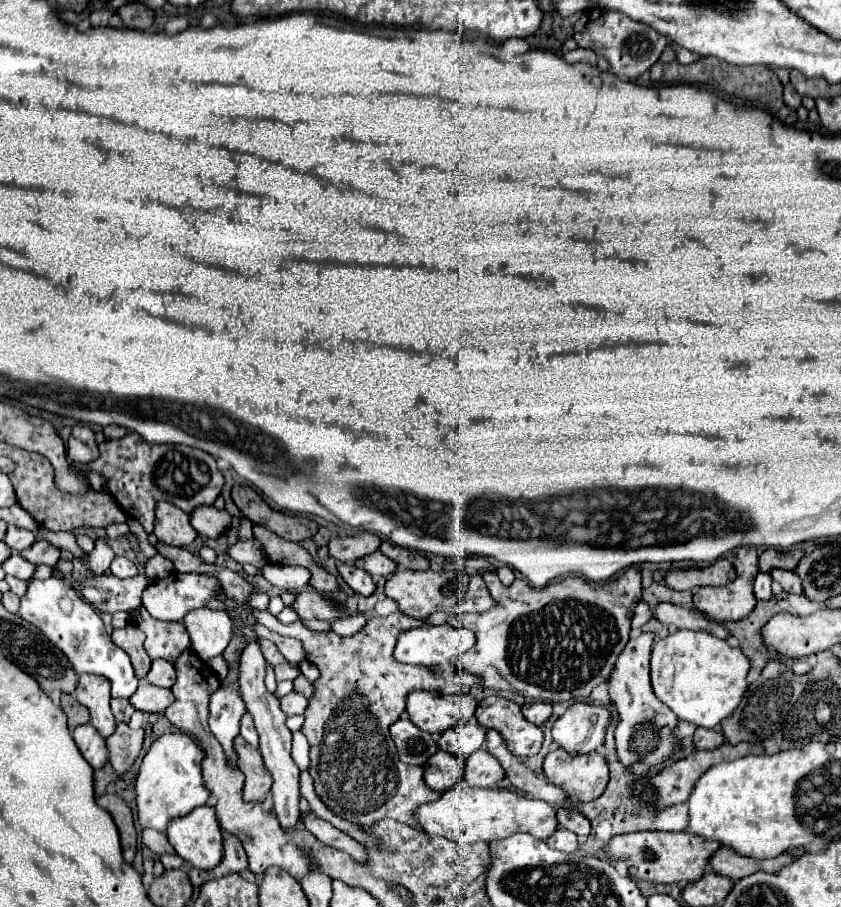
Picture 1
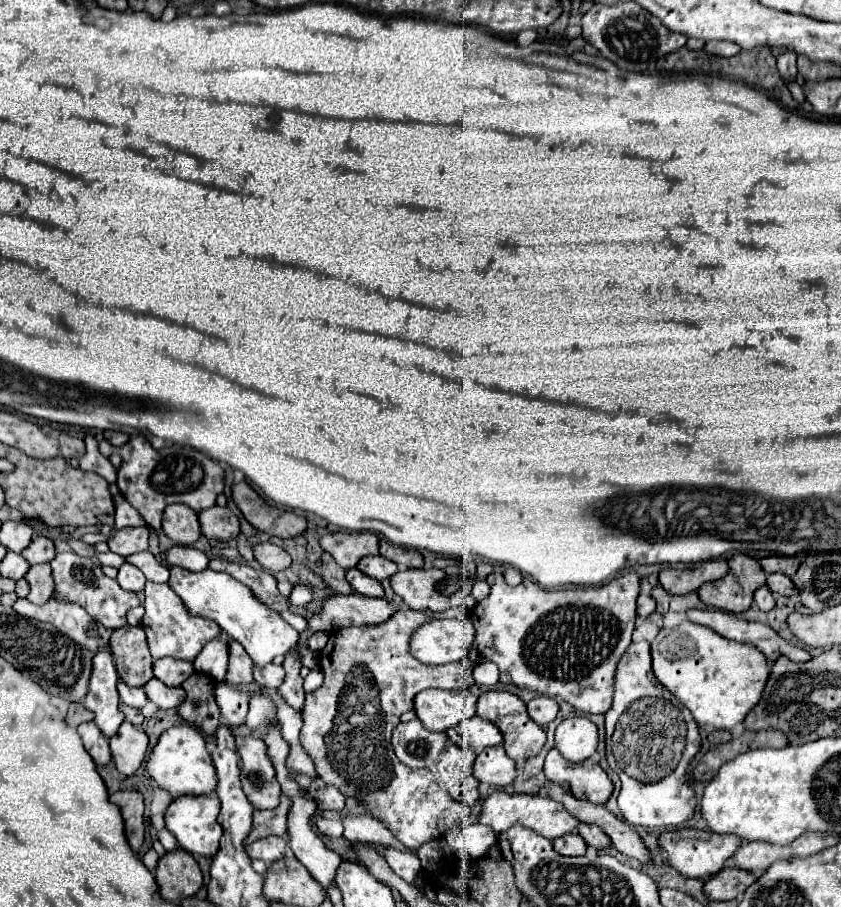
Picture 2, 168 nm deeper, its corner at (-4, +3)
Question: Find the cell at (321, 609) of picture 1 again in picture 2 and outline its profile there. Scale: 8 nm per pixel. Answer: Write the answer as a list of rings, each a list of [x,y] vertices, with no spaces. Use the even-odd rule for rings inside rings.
[[[353,593],[353,595],[331,595],[331,597],[323,599],[321,601],[321,610],[307,619],[309,627],[300,633],[298,646],[302,656],[302,665],[312,669],[318,664],[317,657],[315,657],[317,654],[306,645],[308,638],[313,633],[317,633],[317,631],[335,631],[335,629],[349,627],[349,625],[377,625],[377,623],[387,621],[395,611],[397,609],[393,605],[389,605],[385,599],[373,599],[373,597],[365,597],[365,595],[359,595],[359,593]]]

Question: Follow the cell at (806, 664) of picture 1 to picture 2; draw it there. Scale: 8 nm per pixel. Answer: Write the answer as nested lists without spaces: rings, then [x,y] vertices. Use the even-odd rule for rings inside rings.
[[[689,609],[687,619],[697,625],[713,629],[725,639],[743,641],[749,645],[753,643],[753,647],[763,651],[763,655],[769,657],[771,661],[775,661],[779,655],[787,655],[791,661],[797,663],[805,663],[811,659],[811,655],[805,649],[783,641],[777,633],[773,633],[771,627],[763,623],[751,623],[719,609]]]

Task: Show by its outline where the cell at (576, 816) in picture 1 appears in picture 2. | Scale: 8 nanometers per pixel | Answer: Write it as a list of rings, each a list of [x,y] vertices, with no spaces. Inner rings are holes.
[[[579,823],[579,835],[585,839],[587,845],[593,845],[595,849],[603,849],[607,845],[611,845],[611,839],[597,827],[597,825],[589,825],[589,823]]]

